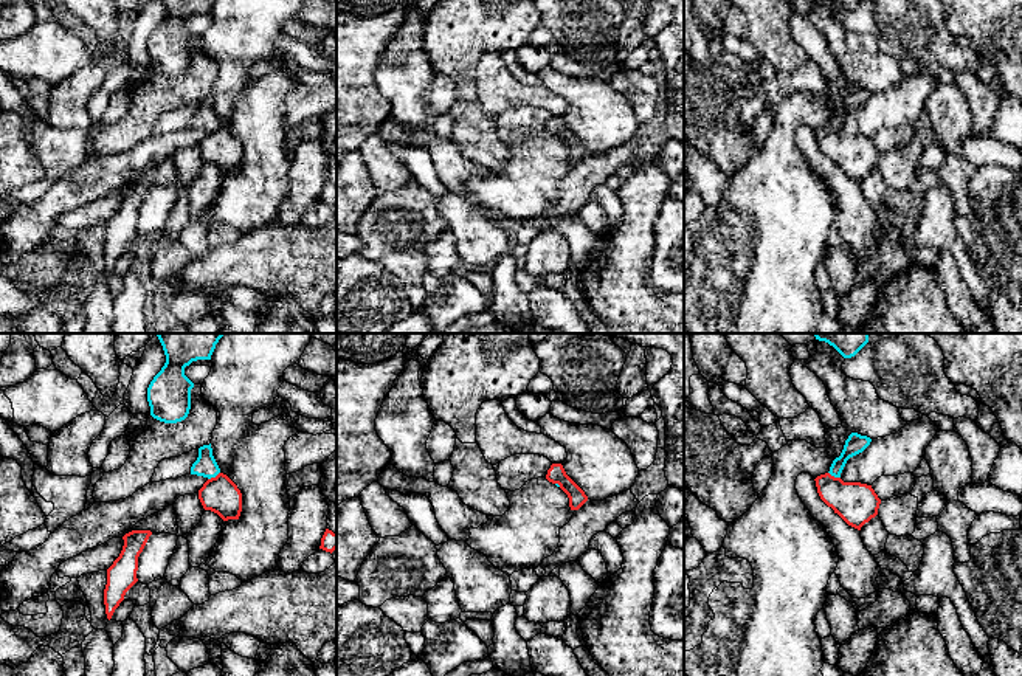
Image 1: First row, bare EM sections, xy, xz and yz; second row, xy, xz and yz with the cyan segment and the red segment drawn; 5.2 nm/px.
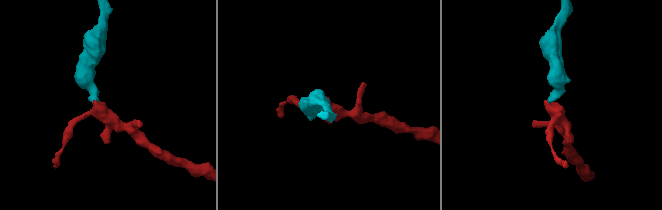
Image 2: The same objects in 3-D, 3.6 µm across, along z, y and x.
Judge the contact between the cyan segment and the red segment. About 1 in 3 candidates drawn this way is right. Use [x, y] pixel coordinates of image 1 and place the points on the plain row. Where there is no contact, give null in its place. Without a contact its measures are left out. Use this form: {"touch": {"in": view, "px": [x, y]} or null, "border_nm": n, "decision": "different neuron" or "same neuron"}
{"touch": {"in": "xy", "px": [213, 129]}, "border_nm": 80, "decision": "same neuron"}

